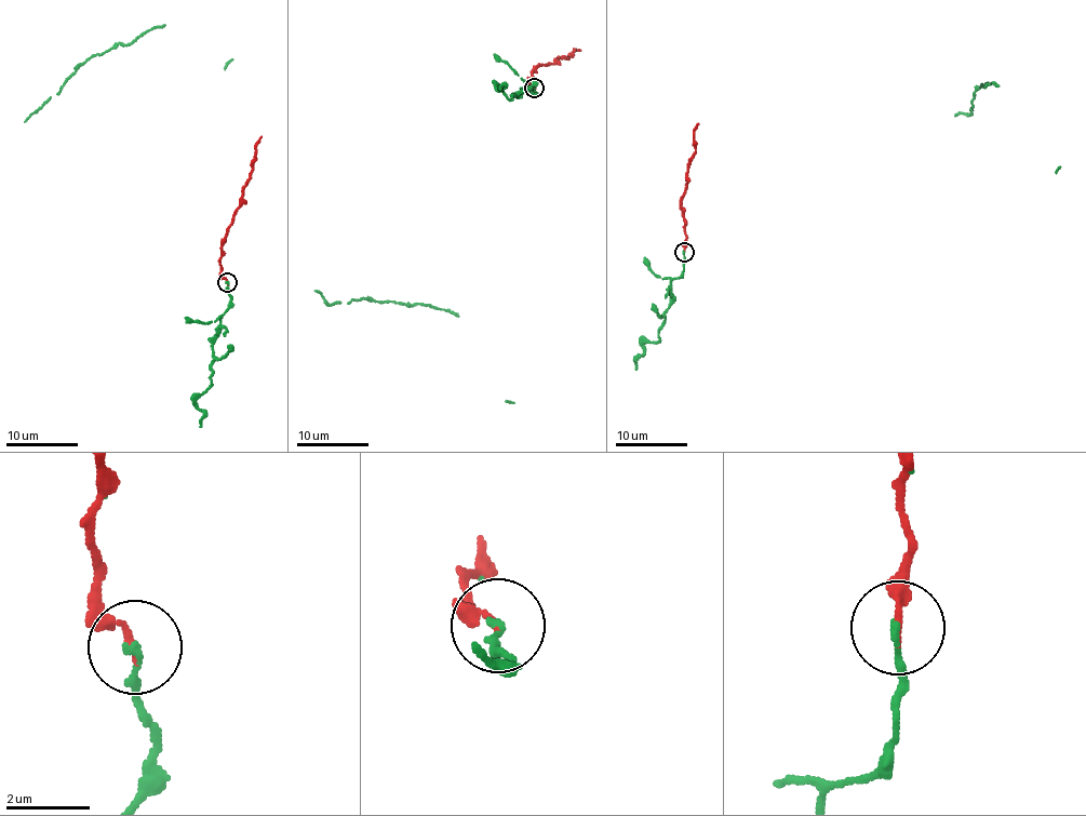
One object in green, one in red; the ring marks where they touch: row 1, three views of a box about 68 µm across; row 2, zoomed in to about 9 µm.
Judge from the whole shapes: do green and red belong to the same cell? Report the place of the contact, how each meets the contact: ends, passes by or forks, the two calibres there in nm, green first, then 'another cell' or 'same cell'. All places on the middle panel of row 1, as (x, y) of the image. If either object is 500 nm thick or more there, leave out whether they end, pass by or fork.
place (534, 88); green ends; red ends; calibres 140 and 160 nm; same cell

